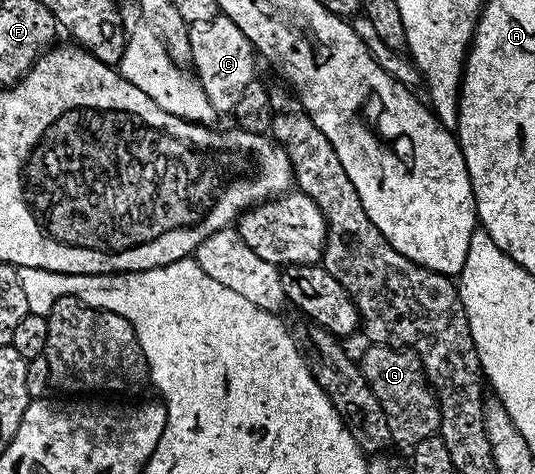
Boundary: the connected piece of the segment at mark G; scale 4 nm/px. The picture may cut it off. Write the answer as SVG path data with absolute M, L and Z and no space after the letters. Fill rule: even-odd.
M366 345L366 350L359 354L359 365L367 384L371 384L371 392L375 392L375 400L383 407L383 416L387 416L387 428L391 428L393 446L396 449L411 452L415 444L427 440L427 436L437 434L441 429L441 413L437 398L433 395L433 387L425 378L423 364L417 358L414 350L399 346L375 346Z

